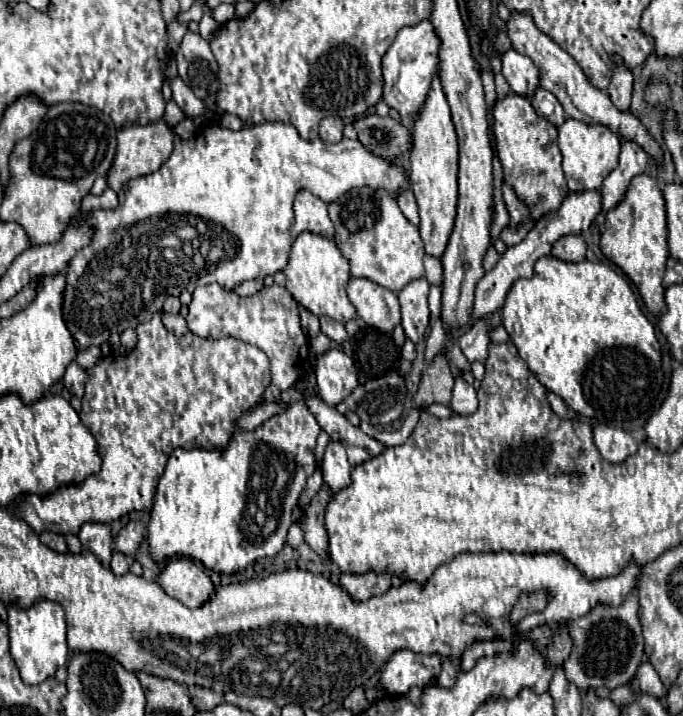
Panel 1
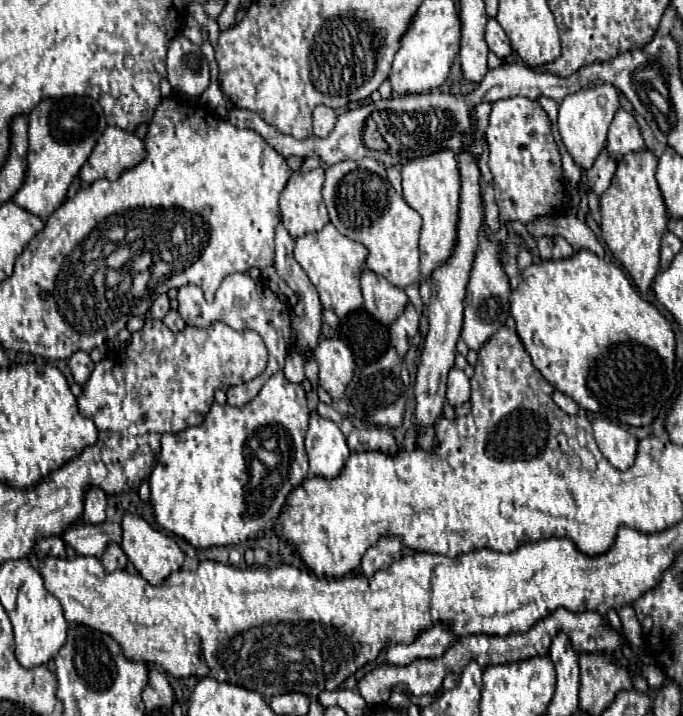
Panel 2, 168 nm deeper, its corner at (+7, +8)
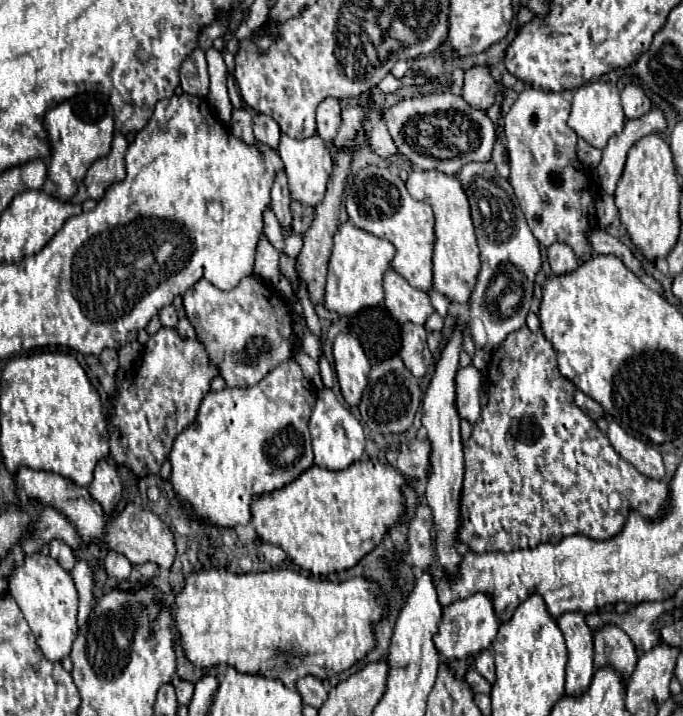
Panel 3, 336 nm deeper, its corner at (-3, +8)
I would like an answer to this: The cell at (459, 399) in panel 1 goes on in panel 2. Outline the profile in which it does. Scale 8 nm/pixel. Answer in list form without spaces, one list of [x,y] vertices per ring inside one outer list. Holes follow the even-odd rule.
[[[452,367],[450,375],[448,375],[448,391],[446,391],[446,399],[452,407],[460,407],[466,401],[470,401],[470,383],[468,377],[464,375],[464,371]]]

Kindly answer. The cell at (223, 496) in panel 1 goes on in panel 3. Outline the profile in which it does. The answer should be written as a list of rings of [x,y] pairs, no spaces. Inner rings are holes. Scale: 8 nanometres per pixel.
[[[282,361],[260,383],[244,389],[224,387],[218,393],[208,393],[196,419],[176,437],[170,451],[172,485],[176,495],[186,503],[194,519],[208,519],[220,527],[234,527],[250,523],[250,503],[254,495],[270,493],[278,487],[292,483],[302,471],[314,463],[310,445],[310,411],[316,403],[316,389],[304,379],[296,361]]]

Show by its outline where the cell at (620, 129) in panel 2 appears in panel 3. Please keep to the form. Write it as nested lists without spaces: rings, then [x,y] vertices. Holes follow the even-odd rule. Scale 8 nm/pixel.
[[[630,83],[622,89],[620,101],[622,101],[622,109],[624,109],[628,119],[640,117],[646,111],[650,111],[650,107],[652,107],[652,103],[650,103],[648,95],[644,93],[644,89],[640,85],[634,85],[634,83]]]

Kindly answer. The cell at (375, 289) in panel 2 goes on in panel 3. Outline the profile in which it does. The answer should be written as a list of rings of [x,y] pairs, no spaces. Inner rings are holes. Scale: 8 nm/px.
[[[388,269],[384,275],[384,291],[386,291],[386,307],[398,323],[412,321],[424,325],[424,321],[434,313],[428,293],[414,289],[394,269]]]

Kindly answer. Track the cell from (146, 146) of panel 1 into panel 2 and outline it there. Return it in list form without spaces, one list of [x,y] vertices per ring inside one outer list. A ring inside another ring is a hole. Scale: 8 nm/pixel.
[[[108,127],[94,147],[90,159],[80,171],[82,181],[94,183],[96,179],[118,179],[124,171],[136,167],[140,159],[148,155],[144,151],[144,139],[132,131],[120,131],[120,127]]]

